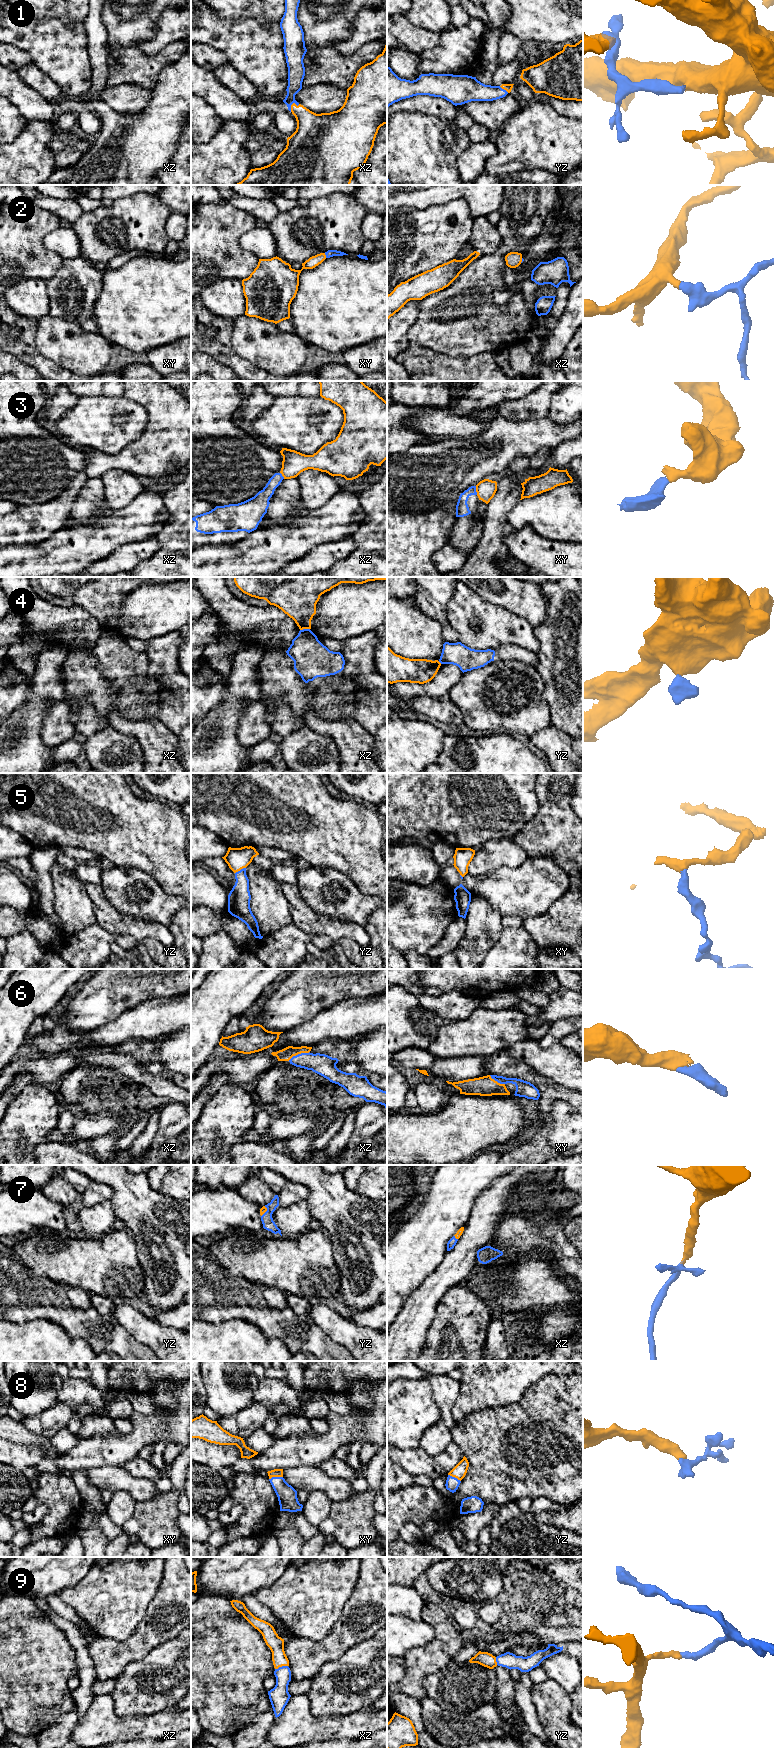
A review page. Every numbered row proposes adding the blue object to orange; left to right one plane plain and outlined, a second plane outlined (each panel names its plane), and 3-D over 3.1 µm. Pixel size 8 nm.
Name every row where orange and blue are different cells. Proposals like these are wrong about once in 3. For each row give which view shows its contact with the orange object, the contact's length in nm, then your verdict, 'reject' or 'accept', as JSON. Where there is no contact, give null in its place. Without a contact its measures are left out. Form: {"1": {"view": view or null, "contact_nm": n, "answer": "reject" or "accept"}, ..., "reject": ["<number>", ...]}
{"1": {"view": "xz", "contact_nm": 100, "answer": "accept"}, "2": {"view": "xy", "contact_nm": 40, "answer": "accept"}, "3": {"view": "xy", "contact_nm": 70, "answer": "reject"}, "4": {"view": "xz", "contact_nm": 80, "answer": "reject"}, "5": {"view": "yz", "contact_nm": 100, "answer": "accept"}, "6": {"view": "xz", "contact_nm": 190, "answer": "accept"}, "7": {"view": "xz", "contact_nm": 50, "answer": "accept"}, "8": {"view": "xy", "contact_nm": 110, "answer": "accept"}, "9": {"view": "xz", "contact_nm": 110, "answer": "accept"}, "reject": ["3", "4"]}

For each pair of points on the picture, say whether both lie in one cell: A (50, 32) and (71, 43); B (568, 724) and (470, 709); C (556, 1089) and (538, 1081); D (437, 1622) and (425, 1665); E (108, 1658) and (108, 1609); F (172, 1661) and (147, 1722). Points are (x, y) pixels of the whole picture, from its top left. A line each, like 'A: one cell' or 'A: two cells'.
A: one cell
B: two cells
C: one cell
D: one cell
E: two cells
F: two cells

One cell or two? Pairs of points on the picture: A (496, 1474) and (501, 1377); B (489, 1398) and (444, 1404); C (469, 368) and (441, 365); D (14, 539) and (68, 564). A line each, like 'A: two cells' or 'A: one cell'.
A: two cells
B: two cells
C: one cell
D: two cells

